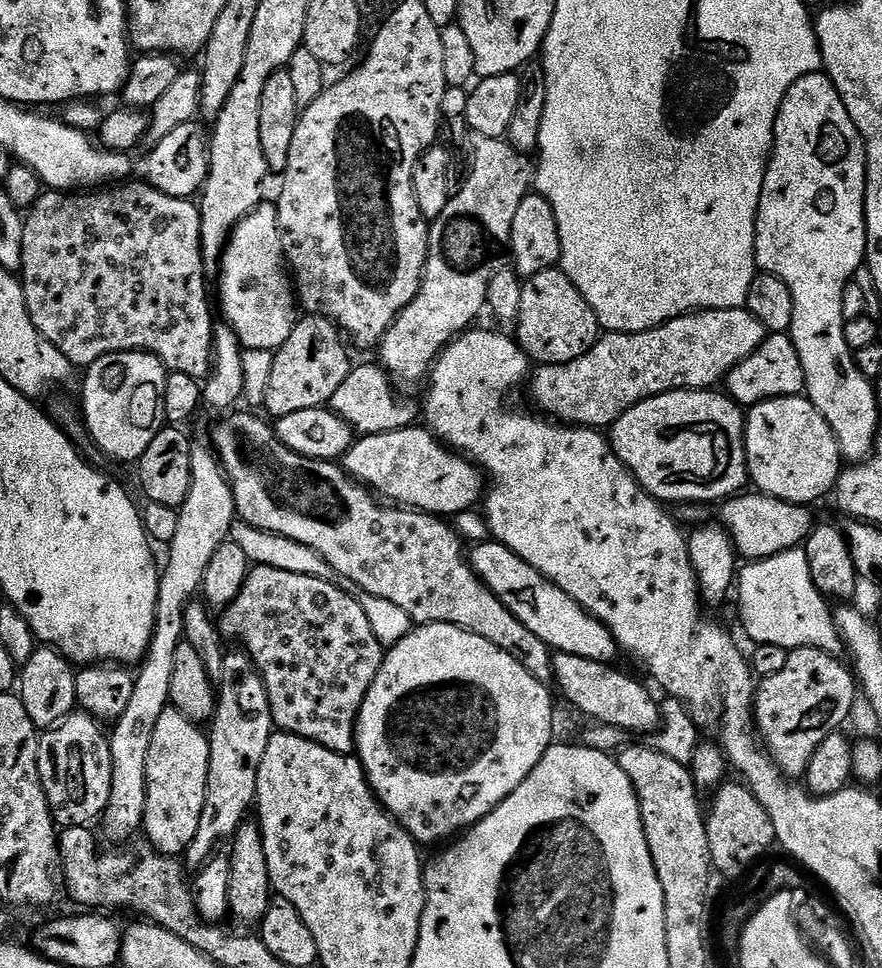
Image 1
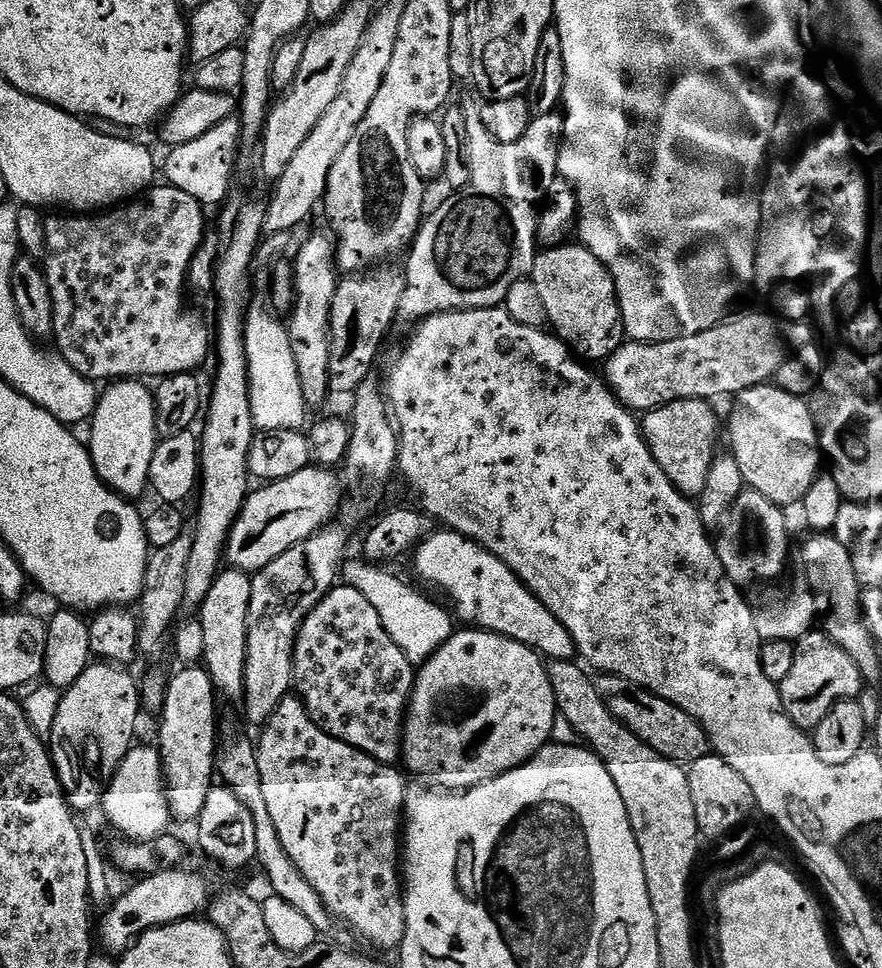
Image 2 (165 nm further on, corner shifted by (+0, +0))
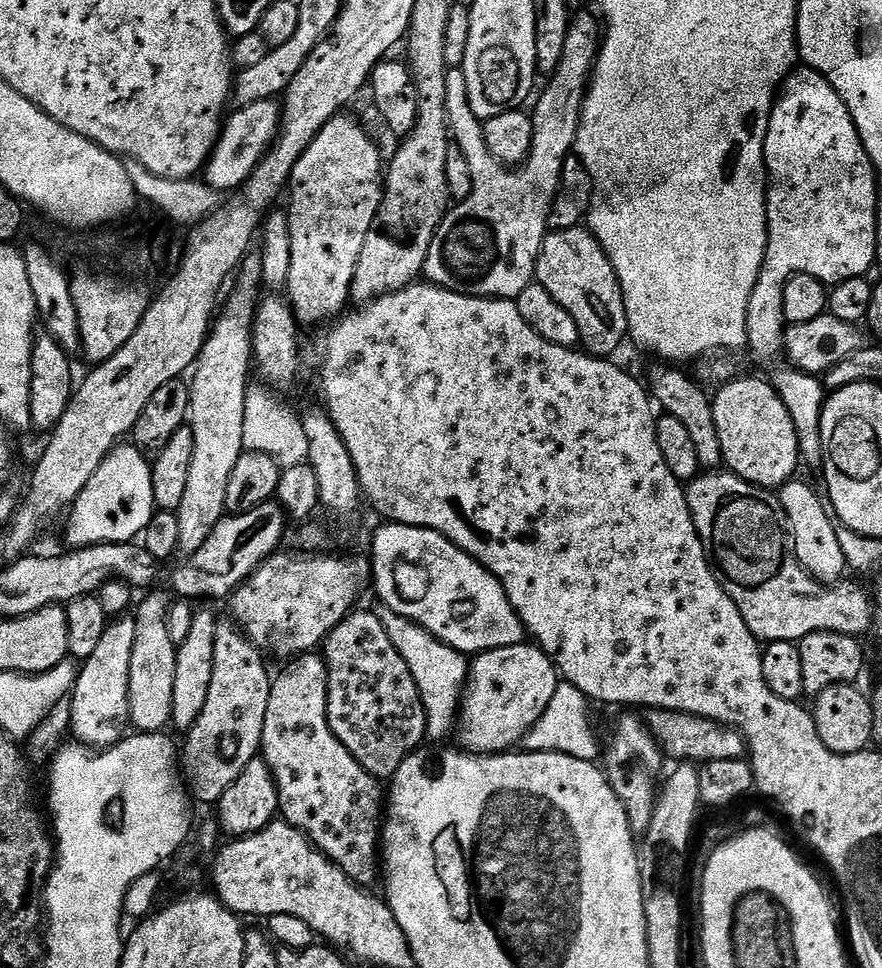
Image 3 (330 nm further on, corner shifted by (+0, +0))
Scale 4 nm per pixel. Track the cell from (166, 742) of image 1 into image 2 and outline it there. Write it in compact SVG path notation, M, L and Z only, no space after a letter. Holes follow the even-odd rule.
M184 666L181 672L169 679L164 709L158 713L160 720L160 744L158 751L164 763L164 787L168 794L168 809L178 821L199 821L202 806L206 806L206 798L214 786L214 773L218 759L218 724L216 728L216 698L218 691L212 676L204 666Z

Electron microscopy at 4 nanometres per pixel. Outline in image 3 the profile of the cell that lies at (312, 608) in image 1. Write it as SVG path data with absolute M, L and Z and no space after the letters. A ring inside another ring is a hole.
M353 610L324 640L322 655L328 671L326 714L330 730L370 775L391 778L398 766L425 743L428 719L410 666L394 650L386 626L375 611Z

